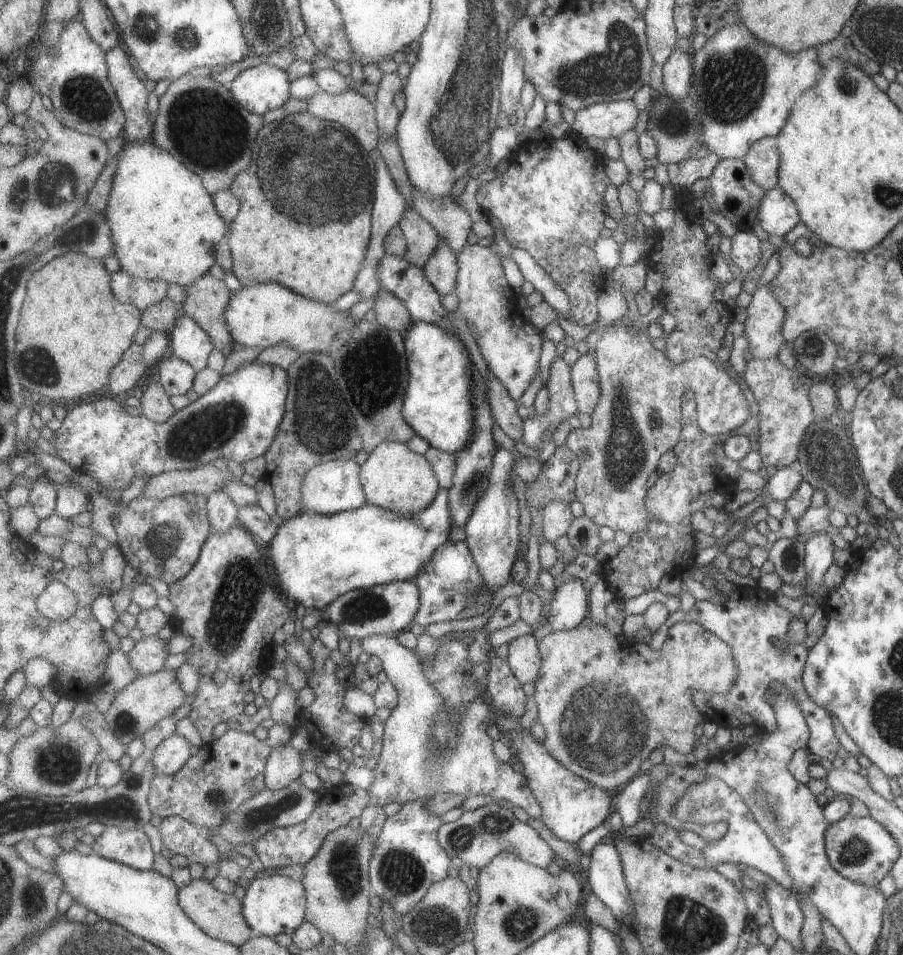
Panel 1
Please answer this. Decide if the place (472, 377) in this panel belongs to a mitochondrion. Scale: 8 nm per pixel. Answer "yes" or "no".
no

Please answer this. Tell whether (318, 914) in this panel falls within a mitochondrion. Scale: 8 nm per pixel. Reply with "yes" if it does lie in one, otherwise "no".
no

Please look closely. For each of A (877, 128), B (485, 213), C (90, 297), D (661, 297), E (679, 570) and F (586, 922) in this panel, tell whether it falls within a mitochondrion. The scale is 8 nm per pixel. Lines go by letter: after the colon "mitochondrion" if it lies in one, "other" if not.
A: other
B: other
C: other
D: other
E: other
F: other

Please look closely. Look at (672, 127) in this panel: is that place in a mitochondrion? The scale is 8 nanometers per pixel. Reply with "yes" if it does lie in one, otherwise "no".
yes

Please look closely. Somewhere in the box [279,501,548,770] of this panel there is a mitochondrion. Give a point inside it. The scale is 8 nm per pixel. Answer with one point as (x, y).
(362, 608)

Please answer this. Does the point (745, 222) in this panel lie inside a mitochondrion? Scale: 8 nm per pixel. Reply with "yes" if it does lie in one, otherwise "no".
no

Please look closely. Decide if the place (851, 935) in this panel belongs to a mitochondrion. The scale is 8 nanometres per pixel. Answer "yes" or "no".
no

